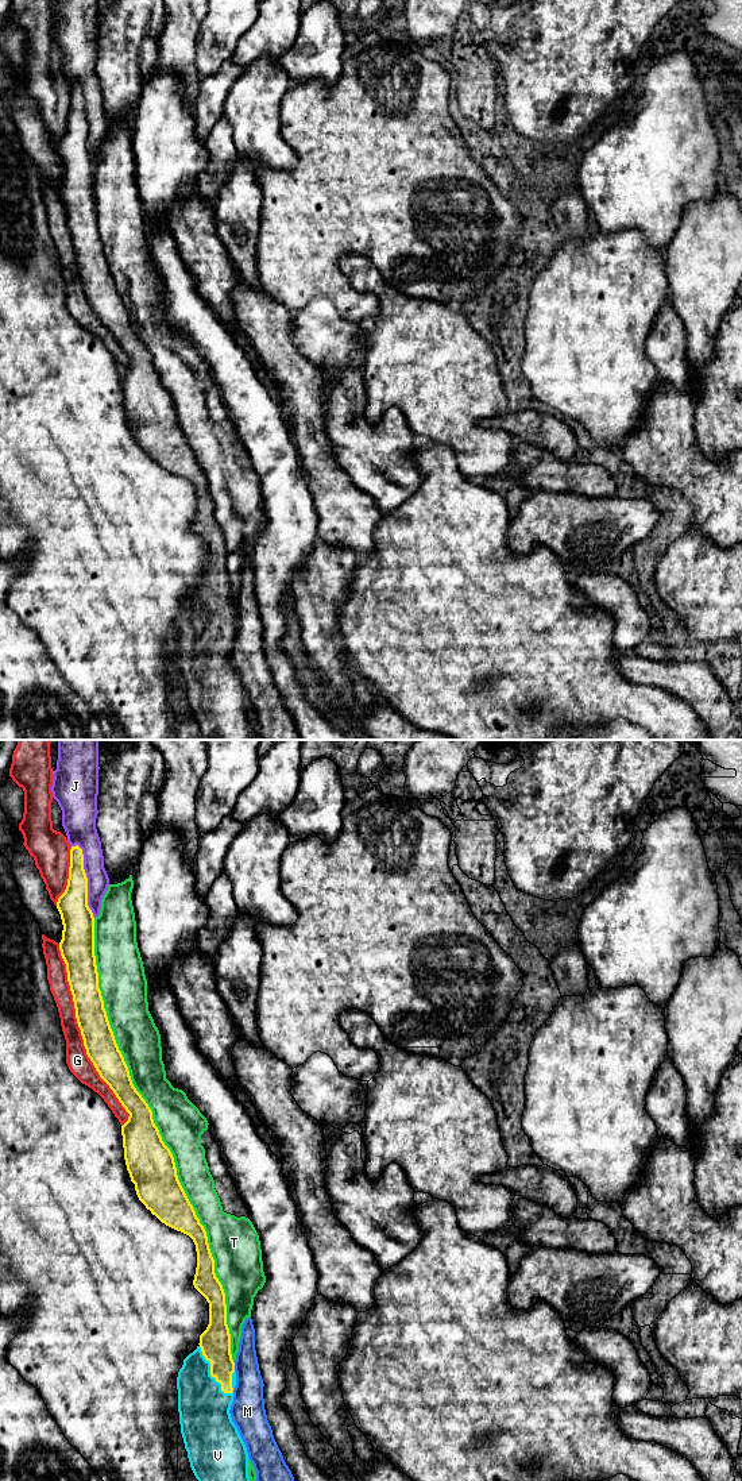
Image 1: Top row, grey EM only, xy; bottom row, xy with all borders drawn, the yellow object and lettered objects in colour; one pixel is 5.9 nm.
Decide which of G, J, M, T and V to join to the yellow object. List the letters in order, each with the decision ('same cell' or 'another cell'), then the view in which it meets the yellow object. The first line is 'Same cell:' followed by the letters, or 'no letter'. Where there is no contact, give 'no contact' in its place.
Same cell: V
G: another cell; contact in xy
J: another cell; contact in xy
M: another cell; contact in xy
T: another cell; contact in xy
V: same cell; contact in xy

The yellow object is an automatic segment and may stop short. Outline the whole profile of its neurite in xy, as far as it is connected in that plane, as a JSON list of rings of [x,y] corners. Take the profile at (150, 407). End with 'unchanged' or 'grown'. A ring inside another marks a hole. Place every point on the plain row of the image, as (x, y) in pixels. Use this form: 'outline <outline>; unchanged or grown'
outline [[[78,89],[70,93],[67,130],[58,142],[57,153],[63,169],[59,194],[66,208],[76,262],[86,298],[100,321],[130,358],[128,365],[121,370],[121,379],[124,404],[136,439],[162,467],[189,479],[196,489],[197,512],[193,529],[209,547],[209,568],[200,579],[197,593],[183,603],[177,621],[181,678],[190,711],[198,724],[201,740],[256,740],[248,721],[247,691],[229,657],[236,630],[236,616],[231,598],[225,537],[215,517],[215,504],[206,475],[178,424],[174,401],[162,385],[151,352],[132,328],[128,311],[119,294],[104,252],[94,200],[94,161],[88,150],[88,122],[84,113],[82,93]]]; grown

